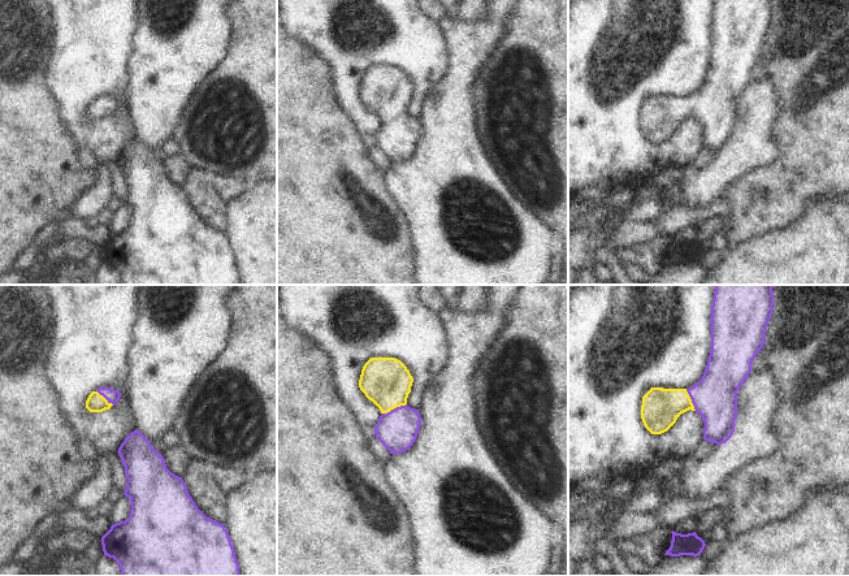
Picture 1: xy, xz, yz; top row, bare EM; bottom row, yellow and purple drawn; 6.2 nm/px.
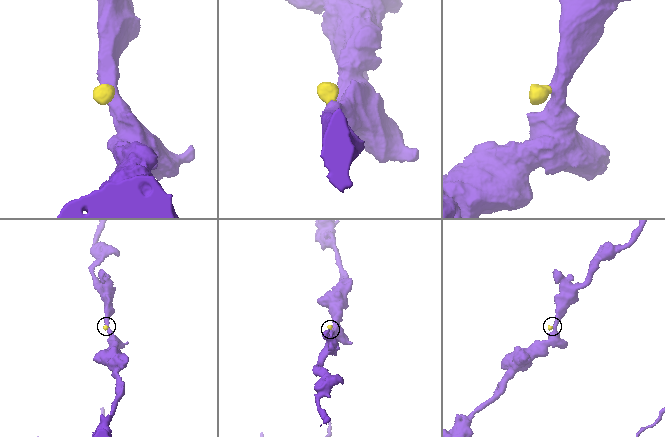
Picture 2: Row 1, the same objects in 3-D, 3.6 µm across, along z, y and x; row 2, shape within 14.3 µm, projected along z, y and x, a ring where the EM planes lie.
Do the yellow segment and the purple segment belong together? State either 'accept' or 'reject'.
accept

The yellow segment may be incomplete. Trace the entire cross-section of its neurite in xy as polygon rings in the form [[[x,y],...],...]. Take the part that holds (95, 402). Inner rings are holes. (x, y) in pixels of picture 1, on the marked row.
[[[99,387],[96,391],[92,391],[88,395],[86,408],[90,412],[103,412],[116,404],[120,398],[121,393],[118,390],[111,387]]]

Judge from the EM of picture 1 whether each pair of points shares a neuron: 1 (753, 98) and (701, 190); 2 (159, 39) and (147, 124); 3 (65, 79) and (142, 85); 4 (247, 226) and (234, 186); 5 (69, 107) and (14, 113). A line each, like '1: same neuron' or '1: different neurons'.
1: same neuron
2: same neuron
3: different neurons
4: different neurons
5: different neurons

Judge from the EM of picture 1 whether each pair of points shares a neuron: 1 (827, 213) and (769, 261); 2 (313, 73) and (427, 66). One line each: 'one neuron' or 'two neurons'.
1: one neuron
2: two neurons

